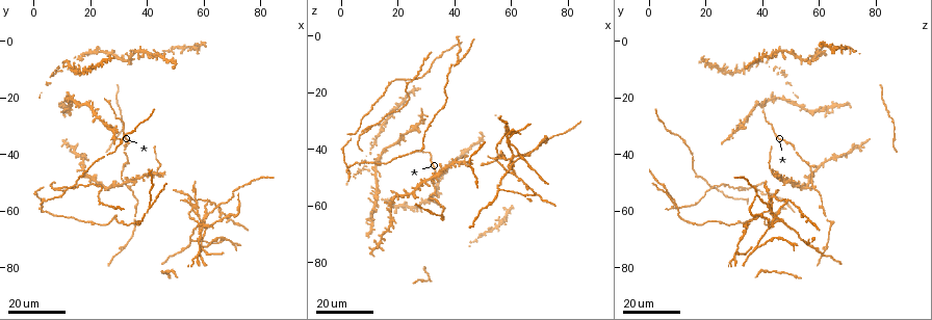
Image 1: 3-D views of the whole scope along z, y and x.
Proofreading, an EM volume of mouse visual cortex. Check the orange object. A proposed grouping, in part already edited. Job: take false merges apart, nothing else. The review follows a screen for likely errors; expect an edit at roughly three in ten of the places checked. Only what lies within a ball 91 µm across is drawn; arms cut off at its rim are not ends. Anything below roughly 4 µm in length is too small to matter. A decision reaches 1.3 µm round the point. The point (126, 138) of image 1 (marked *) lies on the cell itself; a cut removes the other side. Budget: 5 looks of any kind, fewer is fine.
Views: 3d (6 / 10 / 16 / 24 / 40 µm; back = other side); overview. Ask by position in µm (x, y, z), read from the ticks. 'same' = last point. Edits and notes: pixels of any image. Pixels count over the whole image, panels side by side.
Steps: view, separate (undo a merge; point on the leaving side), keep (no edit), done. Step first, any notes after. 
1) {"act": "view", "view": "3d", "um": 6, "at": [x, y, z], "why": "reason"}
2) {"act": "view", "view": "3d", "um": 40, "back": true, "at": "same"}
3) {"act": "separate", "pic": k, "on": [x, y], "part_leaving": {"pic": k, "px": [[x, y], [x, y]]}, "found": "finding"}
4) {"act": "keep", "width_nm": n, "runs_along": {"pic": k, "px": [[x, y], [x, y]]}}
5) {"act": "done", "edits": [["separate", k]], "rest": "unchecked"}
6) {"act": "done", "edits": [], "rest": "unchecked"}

{"act": "view", "view": "3d", "um": 24, "at": [29, 51, 52]}

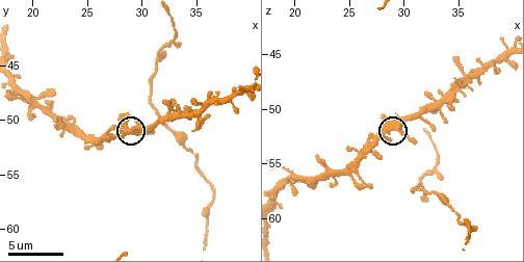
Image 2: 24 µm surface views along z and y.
{"act": "view", "view": "3d", "um": 10, "at": [28.8, 50.8, 51.2]}

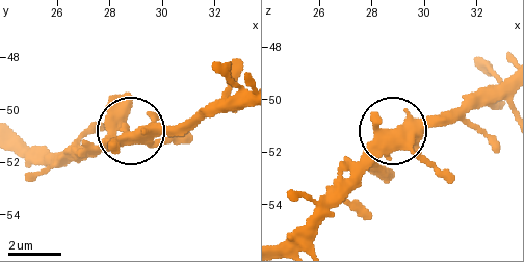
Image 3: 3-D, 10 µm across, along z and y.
{"act": "keep", "arms": 5, "found": "all the same cell"}

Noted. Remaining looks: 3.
{"act": "view", "view": "3d", "um": 16, "at": [26, 21, 41], "why": "thick turns thin"}

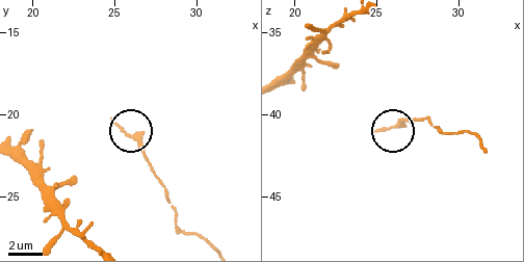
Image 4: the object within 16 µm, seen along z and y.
{"act": "view", "view": "3d", "um": 6, "at": [25.7, 21.0, 40.9]}

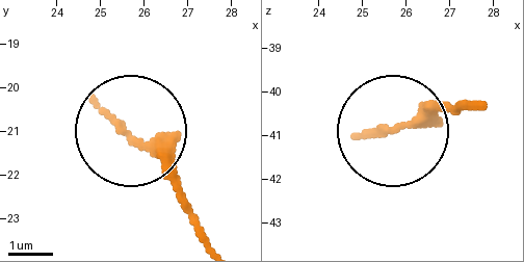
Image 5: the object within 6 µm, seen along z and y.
{"act": "keep", "runs_along": {"pic": 5, "px": [[208, 242], [171, 175], [130, 134]]}, "found": "all the same cell"}

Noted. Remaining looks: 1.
{"act": "done", "edits": [], "rest": "unchecked"}

